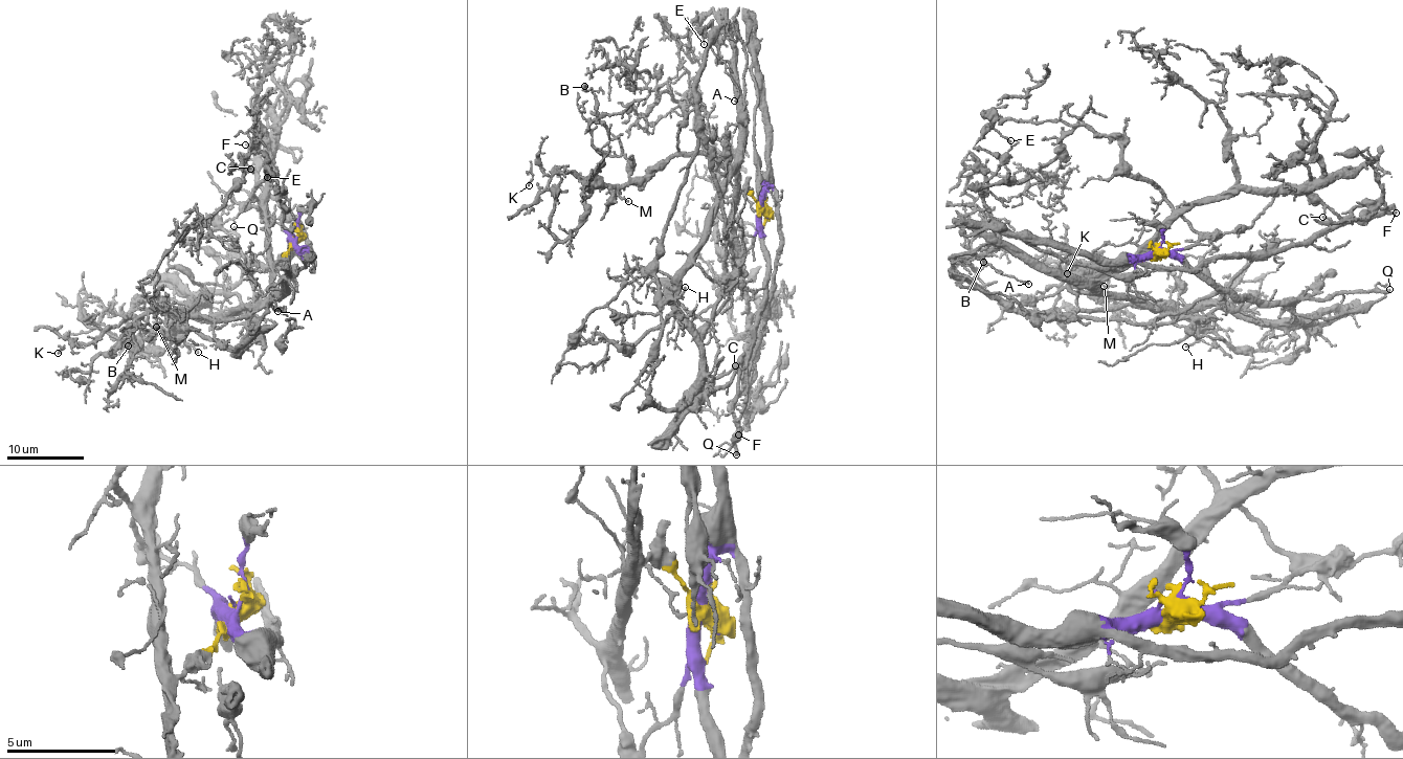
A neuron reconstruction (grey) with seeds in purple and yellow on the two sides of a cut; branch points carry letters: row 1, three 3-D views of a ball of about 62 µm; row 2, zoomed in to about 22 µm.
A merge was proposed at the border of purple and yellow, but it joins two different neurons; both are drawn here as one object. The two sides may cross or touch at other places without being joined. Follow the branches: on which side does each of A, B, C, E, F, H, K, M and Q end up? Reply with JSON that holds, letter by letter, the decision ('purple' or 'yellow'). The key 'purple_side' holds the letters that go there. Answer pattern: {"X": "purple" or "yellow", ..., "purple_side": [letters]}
{"A": "yellow", "B": "yellow", "C": "purple", "E": "yellow", "F": "purple", "H": "yellow", "K": "yellow", "M": "yellow", "Q": "purple", "purple_side": ["C", "F", "Q"]}

